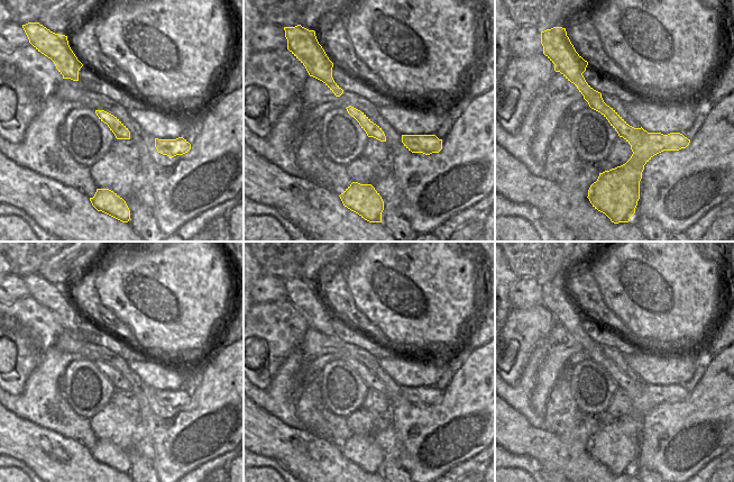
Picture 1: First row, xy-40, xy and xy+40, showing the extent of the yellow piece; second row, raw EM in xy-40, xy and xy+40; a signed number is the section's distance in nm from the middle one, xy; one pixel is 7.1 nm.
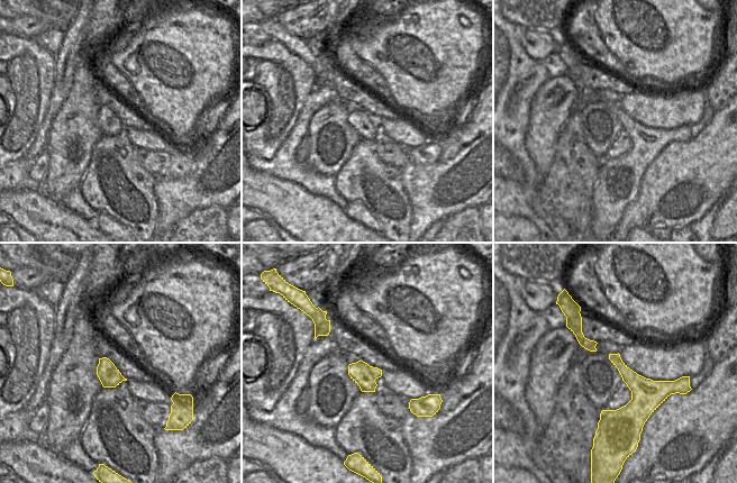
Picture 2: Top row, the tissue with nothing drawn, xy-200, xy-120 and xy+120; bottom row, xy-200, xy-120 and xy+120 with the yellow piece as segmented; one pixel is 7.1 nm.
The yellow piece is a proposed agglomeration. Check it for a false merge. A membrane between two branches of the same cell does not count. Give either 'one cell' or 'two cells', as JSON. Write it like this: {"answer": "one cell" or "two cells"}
{"answer": "one cell"}

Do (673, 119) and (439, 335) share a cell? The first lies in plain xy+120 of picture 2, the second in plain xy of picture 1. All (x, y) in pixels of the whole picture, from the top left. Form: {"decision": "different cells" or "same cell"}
{"decision": "different cells"}

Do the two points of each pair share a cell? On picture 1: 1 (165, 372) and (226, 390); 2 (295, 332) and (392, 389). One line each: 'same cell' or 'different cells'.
1: different cells
2: different cells

